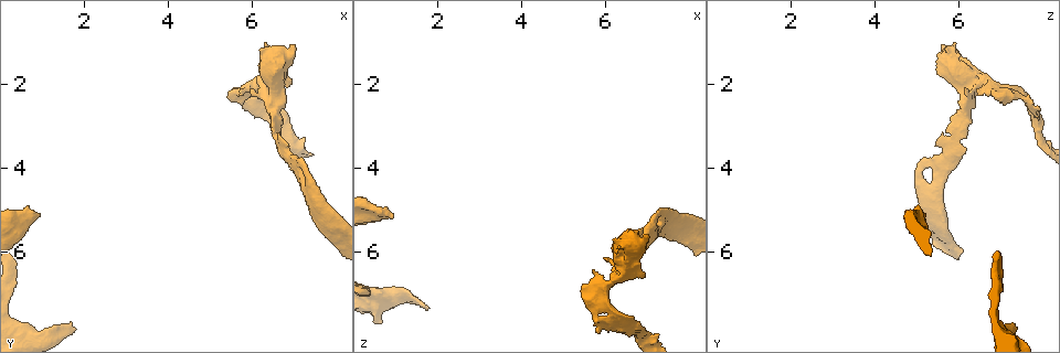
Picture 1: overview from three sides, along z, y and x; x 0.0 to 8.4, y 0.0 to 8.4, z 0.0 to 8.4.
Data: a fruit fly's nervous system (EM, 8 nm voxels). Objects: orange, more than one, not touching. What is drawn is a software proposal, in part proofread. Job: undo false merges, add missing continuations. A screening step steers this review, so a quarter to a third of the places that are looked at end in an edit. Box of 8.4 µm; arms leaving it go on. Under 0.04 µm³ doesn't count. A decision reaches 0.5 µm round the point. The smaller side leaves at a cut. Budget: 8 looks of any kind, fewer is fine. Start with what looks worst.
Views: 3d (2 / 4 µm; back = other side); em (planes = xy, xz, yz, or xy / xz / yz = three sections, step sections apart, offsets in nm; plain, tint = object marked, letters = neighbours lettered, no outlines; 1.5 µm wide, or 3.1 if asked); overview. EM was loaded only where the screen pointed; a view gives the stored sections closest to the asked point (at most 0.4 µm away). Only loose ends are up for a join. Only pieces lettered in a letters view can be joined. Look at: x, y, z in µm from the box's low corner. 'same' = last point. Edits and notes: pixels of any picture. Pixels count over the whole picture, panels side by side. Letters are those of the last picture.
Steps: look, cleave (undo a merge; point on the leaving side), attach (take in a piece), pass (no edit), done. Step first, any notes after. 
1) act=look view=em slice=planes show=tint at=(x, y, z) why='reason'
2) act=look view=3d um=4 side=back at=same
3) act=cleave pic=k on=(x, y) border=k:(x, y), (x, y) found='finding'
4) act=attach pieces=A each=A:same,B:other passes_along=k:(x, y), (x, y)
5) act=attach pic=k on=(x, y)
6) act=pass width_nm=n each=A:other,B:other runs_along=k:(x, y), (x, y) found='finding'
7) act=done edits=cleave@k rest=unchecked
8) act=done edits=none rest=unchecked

act=look view=3d um=2 at=(0.90, 5.10, 5.15) why='branch stops here'

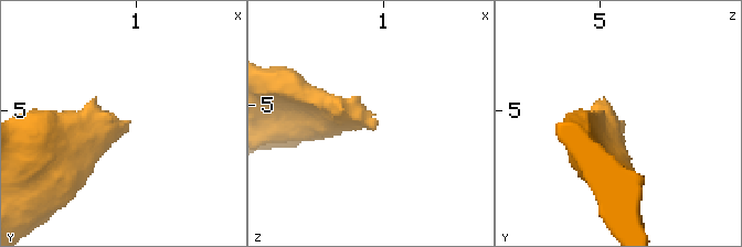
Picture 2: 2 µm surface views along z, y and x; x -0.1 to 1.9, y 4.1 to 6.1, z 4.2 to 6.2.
act=look view=em slice=planes show=letters at=(0.94, 5.04, 5.16) why='need the tissue'

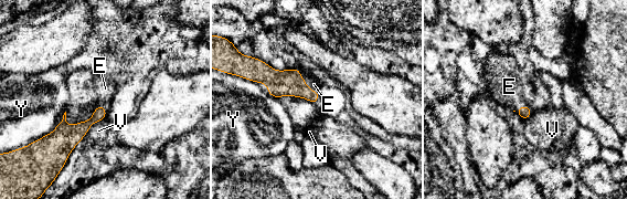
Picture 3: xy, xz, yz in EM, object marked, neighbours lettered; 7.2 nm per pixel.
act=attach pieces=E each=E:same,V:other,Y:other passes_along=3:(288, 82), (307, 84), (314, 84) found='it goes on there'

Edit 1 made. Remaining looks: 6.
act=look view=em slice=yz step=8 show=tint at=(1.80, 7.90, 7.35) why='free end'

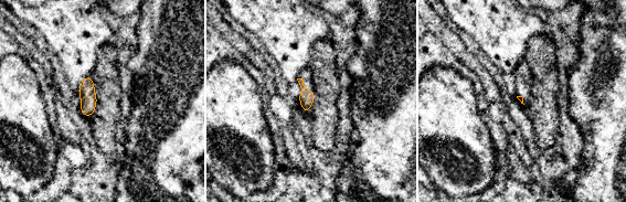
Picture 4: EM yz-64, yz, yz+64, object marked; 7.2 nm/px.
act=look view=em slice=planes show=letters at=same

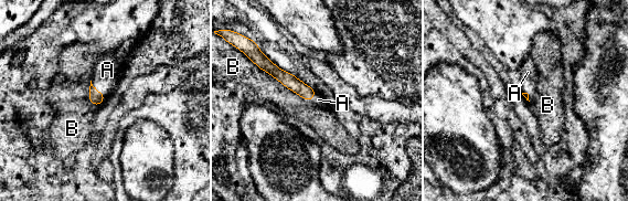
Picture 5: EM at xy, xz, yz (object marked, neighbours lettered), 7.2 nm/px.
act=attach pieces=A each=A:same,B:other found='it goes on there'

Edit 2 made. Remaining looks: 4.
act=done edits=attach@3,attach@5 rest=unchecked

